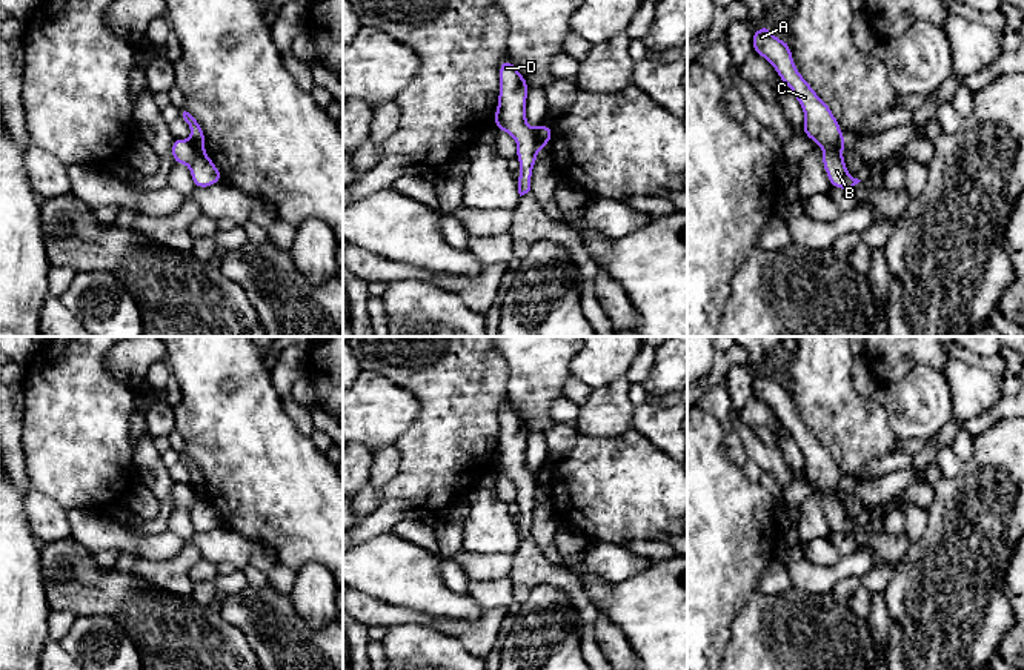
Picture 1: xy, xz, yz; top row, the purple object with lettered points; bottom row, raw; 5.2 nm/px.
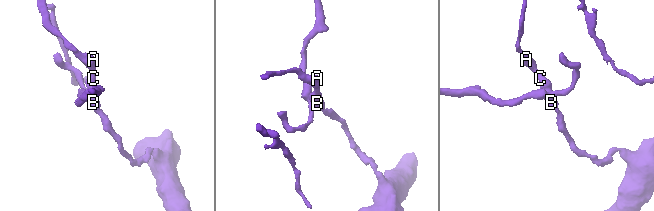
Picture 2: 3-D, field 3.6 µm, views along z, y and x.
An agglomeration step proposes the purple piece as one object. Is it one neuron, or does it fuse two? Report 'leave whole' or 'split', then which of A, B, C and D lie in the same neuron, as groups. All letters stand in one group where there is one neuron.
split | A C / B D

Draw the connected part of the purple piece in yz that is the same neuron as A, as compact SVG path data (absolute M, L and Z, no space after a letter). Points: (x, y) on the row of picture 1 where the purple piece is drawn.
M764 25L753 32L752 48L773 65L780 78L792 89L804 111L803 132L824 151L841 148L844 135L830 108L796 71L787 41L776 38Z

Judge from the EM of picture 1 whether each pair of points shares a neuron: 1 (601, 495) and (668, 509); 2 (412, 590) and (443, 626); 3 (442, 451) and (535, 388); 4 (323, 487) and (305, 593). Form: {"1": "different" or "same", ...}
{"1": "same", "2": "different", "3": "different", "4": "different"}

